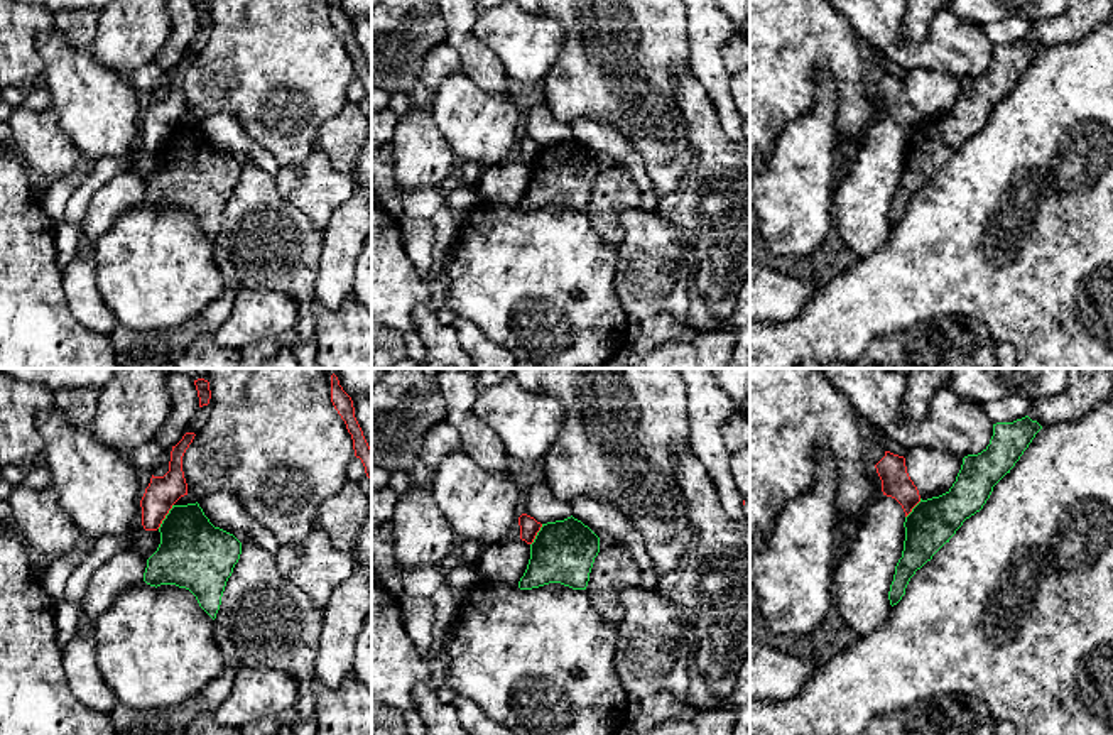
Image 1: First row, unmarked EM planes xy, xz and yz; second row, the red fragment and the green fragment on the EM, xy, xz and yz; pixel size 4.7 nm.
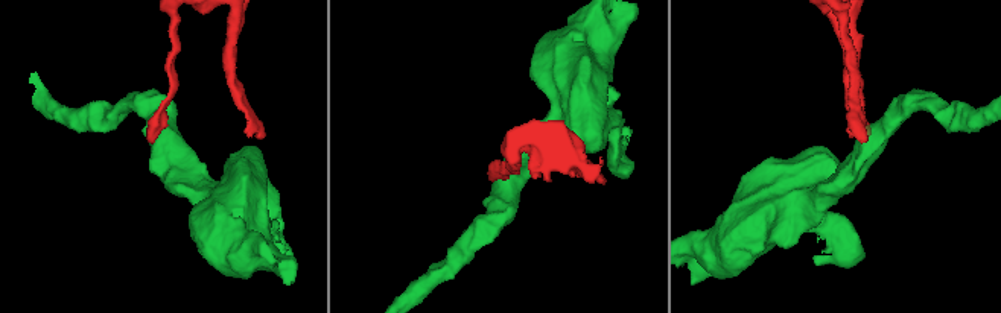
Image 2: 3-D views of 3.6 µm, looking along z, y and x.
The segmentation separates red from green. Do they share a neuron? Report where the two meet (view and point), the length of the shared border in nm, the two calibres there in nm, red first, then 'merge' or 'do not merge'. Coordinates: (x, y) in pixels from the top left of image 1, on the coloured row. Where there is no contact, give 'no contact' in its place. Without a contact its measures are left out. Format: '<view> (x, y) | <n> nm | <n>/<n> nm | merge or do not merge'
xy (166, 514) | 140 nm | 160/340 nm | do not merge

